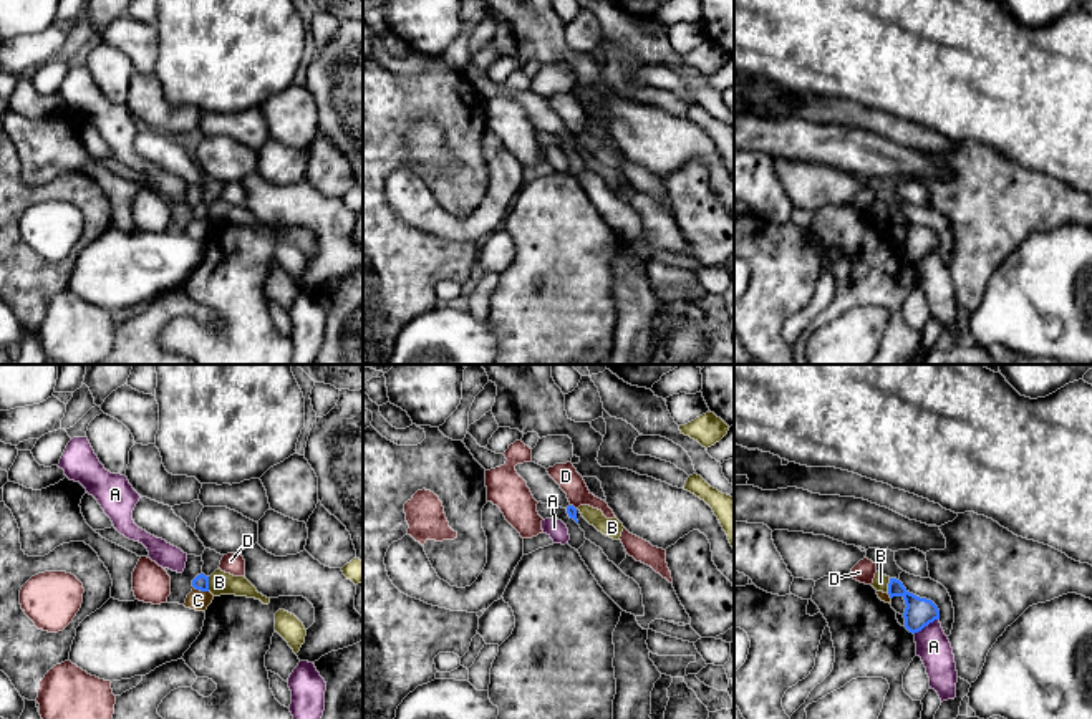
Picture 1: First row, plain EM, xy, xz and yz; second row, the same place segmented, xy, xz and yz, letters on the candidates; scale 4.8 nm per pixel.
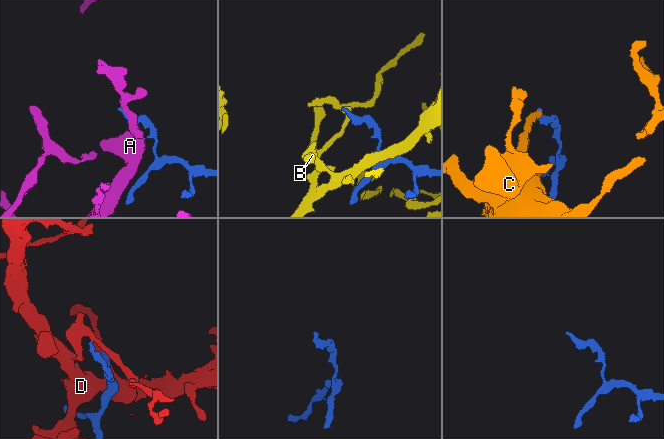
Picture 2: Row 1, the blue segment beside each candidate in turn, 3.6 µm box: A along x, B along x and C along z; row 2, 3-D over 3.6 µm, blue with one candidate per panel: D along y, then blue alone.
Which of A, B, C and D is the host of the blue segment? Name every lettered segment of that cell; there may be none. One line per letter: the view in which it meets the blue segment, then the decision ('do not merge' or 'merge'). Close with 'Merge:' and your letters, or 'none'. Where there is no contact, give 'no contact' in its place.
A: meets blue in yz; do not merge
B: meets blue in xy; do not merge
C: meets blue in xy; do not merge
D: meets blue in xz; do not merge
Merge: none

